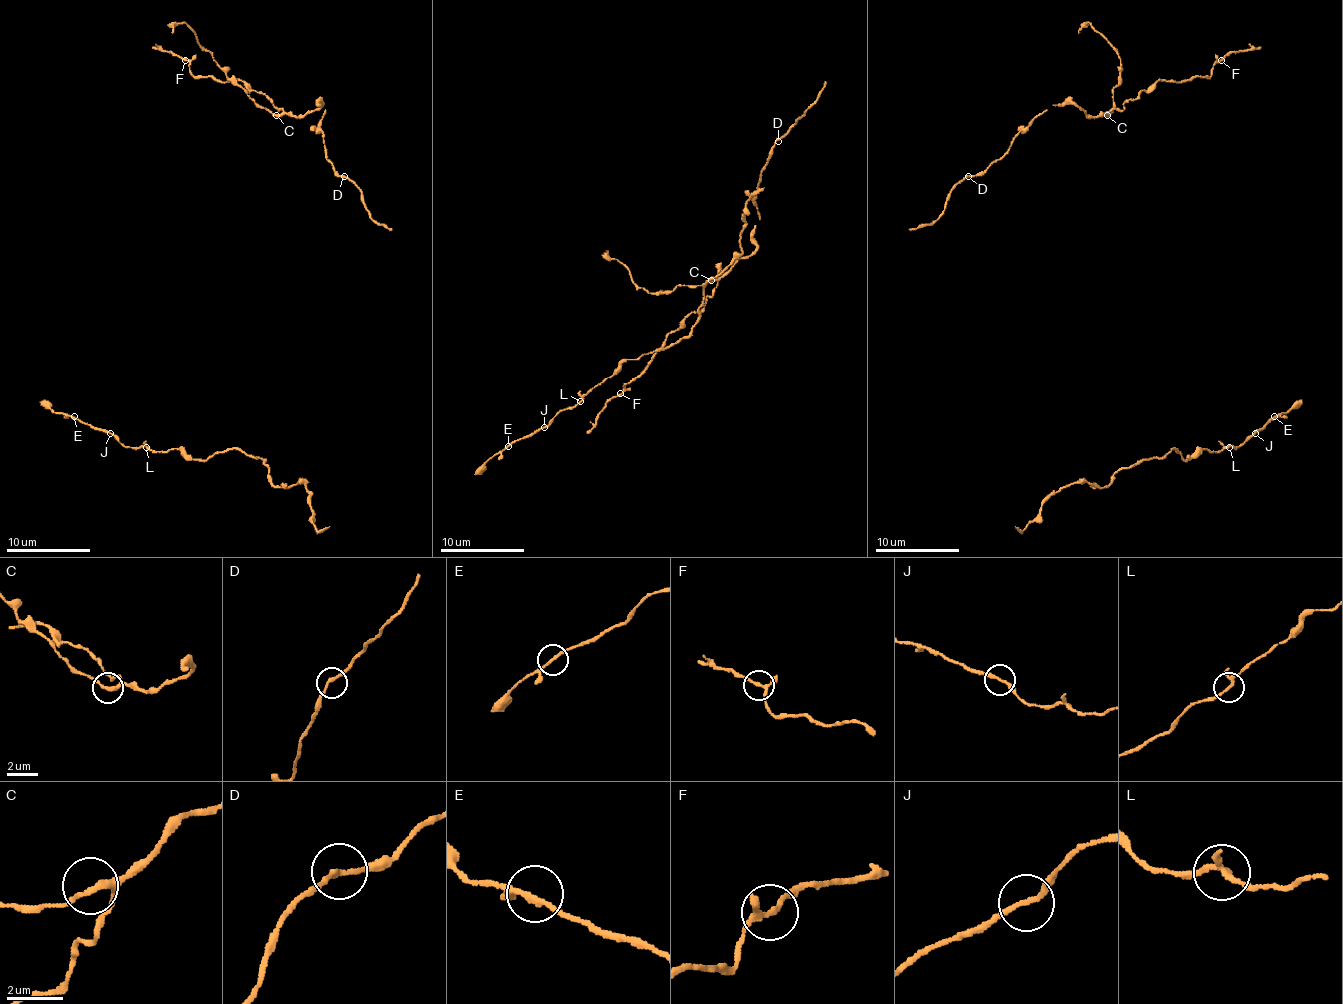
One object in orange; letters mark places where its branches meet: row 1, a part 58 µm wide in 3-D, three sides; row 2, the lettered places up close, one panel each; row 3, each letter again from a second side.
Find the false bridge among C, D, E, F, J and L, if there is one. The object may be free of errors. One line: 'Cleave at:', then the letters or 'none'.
Cleave at: none

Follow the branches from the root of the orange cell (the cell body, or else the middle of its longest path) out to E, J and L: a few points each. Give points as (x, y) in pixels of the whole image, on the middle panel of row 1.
E: (696, 324), (687, 336), (635, 360), (626, 360), (574, 406), (563, 408), (546, 425), (508, 446)
J: (696, 324), (687, 336), (635, 360), (626, 360), (574, 406), (563, 408), (544, 427)
L: (696, 324), (687, 336), (635, 360), (626, 360), (580, 402)

